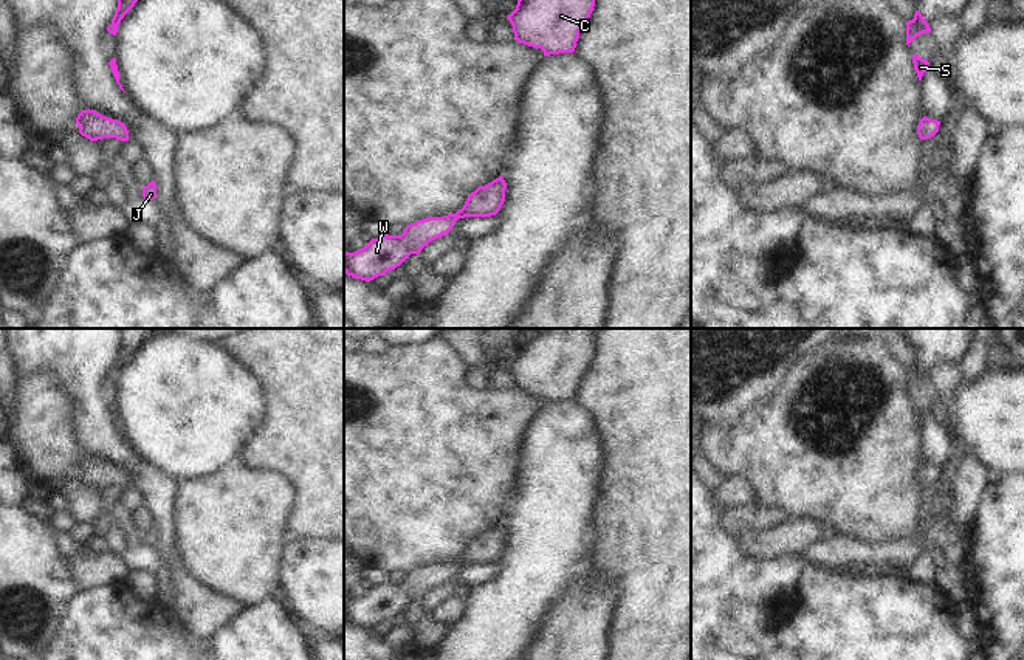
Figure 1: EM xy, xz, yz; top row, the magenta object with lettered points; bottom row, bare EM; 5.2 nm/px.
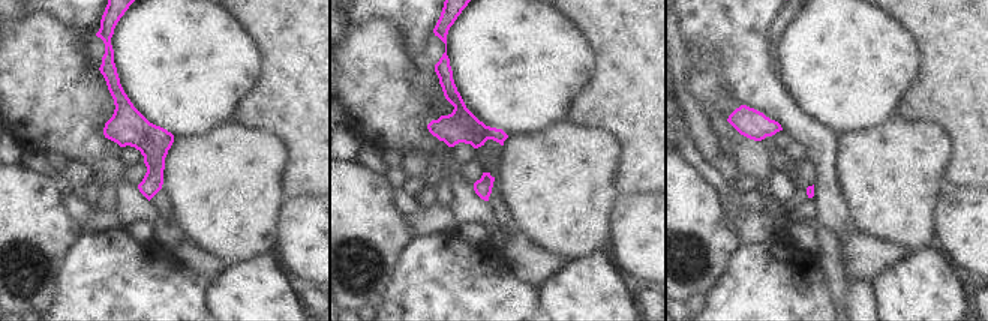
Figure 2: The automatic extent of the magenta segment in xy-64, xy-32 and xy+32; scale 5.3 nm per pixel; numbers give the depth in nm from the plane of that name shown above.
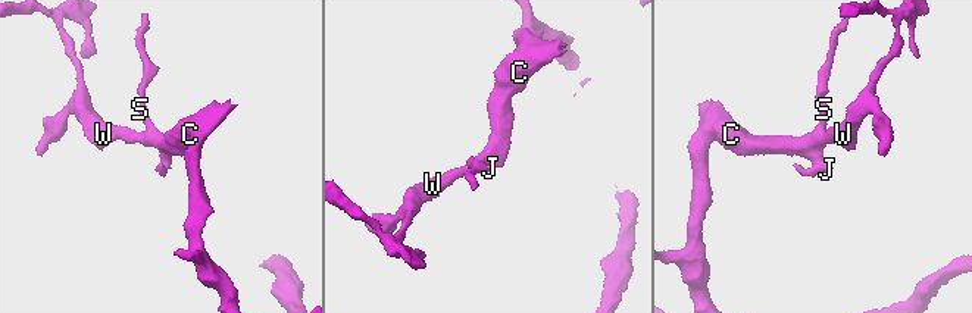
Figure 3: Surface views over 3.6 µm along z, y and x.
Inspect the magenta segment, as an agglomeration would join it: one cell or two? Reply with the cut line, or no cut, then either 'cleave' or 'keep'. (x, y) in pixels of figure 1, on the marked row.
cut none; keep

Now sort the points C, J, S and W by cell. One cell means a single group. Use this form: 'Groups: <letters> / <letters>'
Groups: C J S W

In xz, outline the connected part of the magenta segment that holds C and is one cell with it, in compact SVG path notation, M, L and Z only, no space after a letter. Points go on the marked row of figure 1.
M517 0L516 9L507 19L519 43L541 48L544 56L573 53L593 6L595 0Z

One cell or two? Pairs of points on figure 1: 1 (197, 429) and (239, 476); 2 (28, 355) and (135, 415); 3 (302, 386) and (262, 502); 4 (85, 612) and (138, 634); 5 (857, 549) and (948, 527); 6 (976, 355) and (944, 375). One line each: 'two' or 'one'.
1: two
2: two
3: two
4: one
5: one
6: one

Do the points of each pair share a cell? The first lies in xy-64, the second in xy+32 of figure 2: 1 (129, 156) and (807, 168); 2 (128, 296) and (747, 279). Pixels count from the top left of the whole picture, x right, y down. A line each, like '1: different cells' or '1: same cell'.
1: different cells
2: same cell

